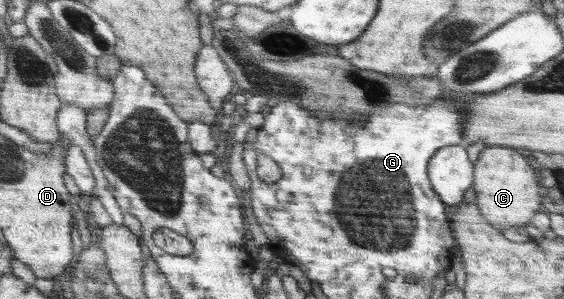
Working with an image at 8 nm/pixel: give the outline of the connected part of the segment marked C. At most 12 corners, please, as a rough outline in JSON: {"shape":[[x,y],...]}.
{"shape":[[508,146],[474,164],[470,196],[500,231],[529,228],[538,179]]}

